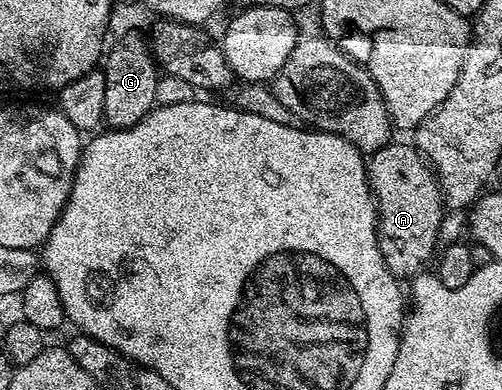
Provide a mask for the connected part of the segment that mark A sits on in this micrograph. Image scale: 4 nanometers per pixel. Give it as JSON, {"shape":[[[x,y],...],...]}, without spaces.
{"shape":[[[390,141],[389,145],[373,153],[367,162],[367,173],[369,188],[373,191],[377,207],[377,243],[381,249],[381,255],[394,278],[409,280],[424,267],[421,265],[429,257],[430,259],[434,257],[439,246],[438,234],[441,218],[447,213],[447,206],[443,201],[442,183],[431,169],[430,163],[412,145],[404,146],[403,143],[397,141]]]}

